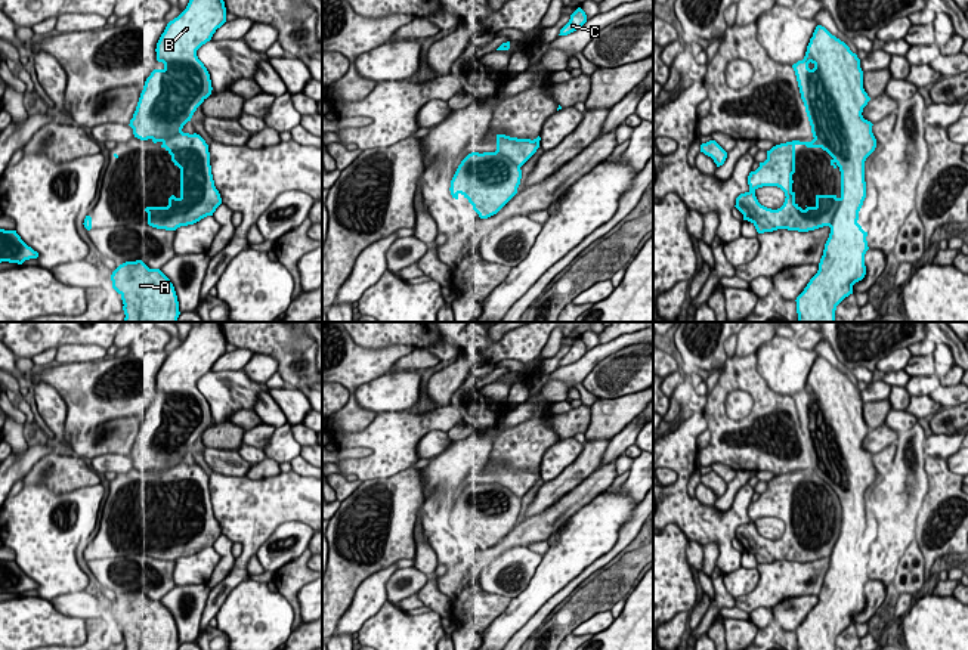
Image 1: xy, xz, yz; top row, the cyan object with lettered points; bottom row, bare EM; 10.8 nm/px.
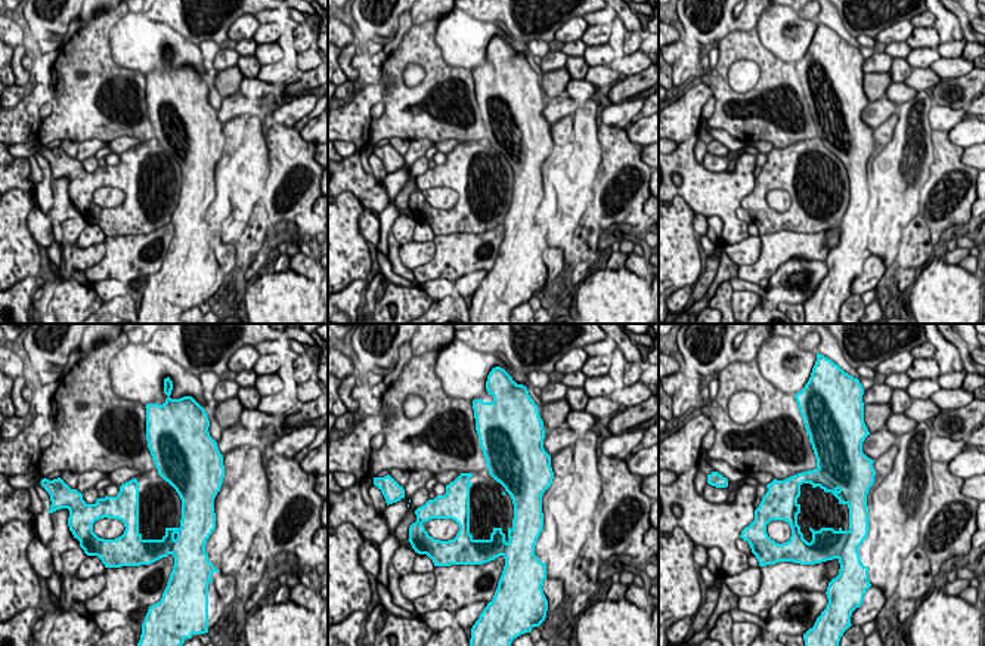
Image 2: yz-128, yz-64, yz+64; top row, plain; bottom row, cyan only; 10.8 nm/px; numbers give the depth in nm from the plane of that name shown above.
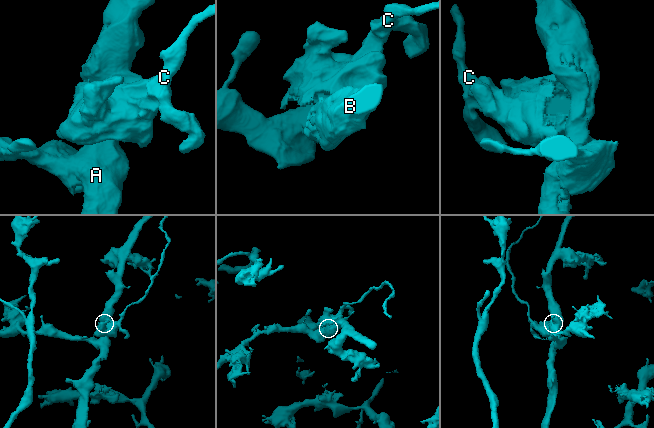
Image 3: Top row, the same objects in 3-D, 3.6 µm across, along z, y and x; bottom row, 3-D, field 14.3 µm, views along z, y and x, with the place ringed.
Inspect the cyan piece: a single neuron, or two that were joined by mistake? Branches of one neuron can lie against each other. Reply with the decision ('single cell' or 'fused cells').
fused cells

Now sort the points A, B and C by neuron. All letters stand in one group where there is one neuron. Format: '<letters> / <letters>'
A B / C

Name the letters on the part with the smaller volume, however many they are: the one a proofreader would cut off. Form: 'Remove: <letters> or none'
Remove: C

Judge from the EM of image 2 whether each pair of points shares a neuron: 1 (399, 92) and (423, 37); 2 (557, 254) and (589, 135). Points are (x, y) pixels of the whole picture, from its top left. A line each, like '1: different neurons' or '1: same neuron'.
1: same neuron
2: different neurons

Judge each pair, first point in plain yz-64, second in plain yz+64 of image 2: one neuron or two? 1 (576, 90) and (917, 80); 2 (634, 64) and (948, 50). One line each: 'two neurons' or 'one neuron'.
1: two neurons
2: two neurons

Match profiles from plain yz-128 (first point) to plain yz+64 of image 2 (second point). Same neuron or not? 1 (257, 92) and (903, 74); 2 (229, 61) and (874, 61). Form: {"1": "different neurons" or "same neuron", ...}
{"1": "different neurons", "2": "same neuron"}

